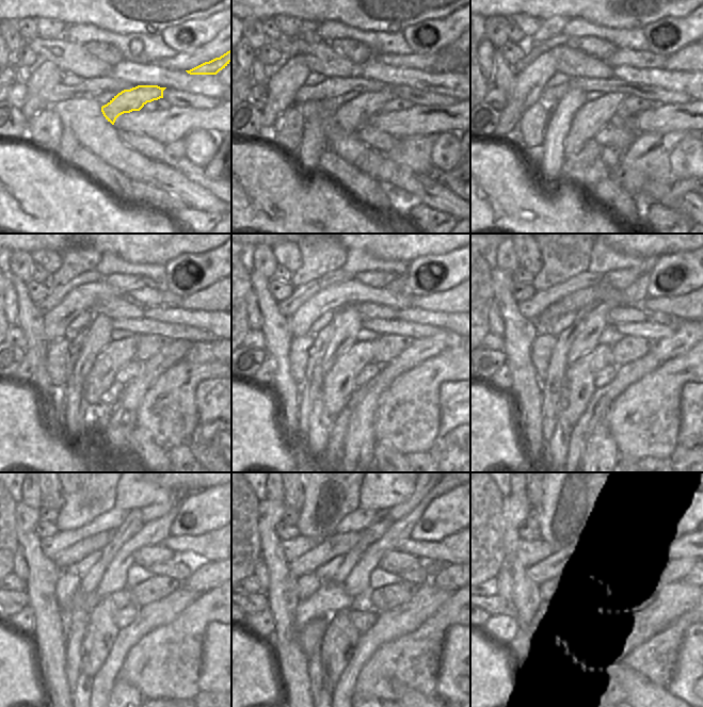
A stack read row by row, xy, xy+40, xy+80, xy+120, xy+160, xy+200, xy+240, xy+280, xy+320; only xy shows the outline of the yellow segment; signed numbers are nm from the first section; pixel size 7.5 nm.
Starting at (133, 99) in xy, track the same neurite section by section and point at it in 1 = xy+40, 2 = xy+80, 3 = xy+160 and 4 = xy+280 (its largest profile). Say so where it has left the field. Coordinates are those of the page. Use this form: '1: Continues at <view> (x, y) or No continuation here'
1: Continues at xy+40 (352, 115)
2: Continues at xy+80 (592, 116)
3: Continues at xy+160 (339, 383)
4: Continues at xy+280 (339, 640)

